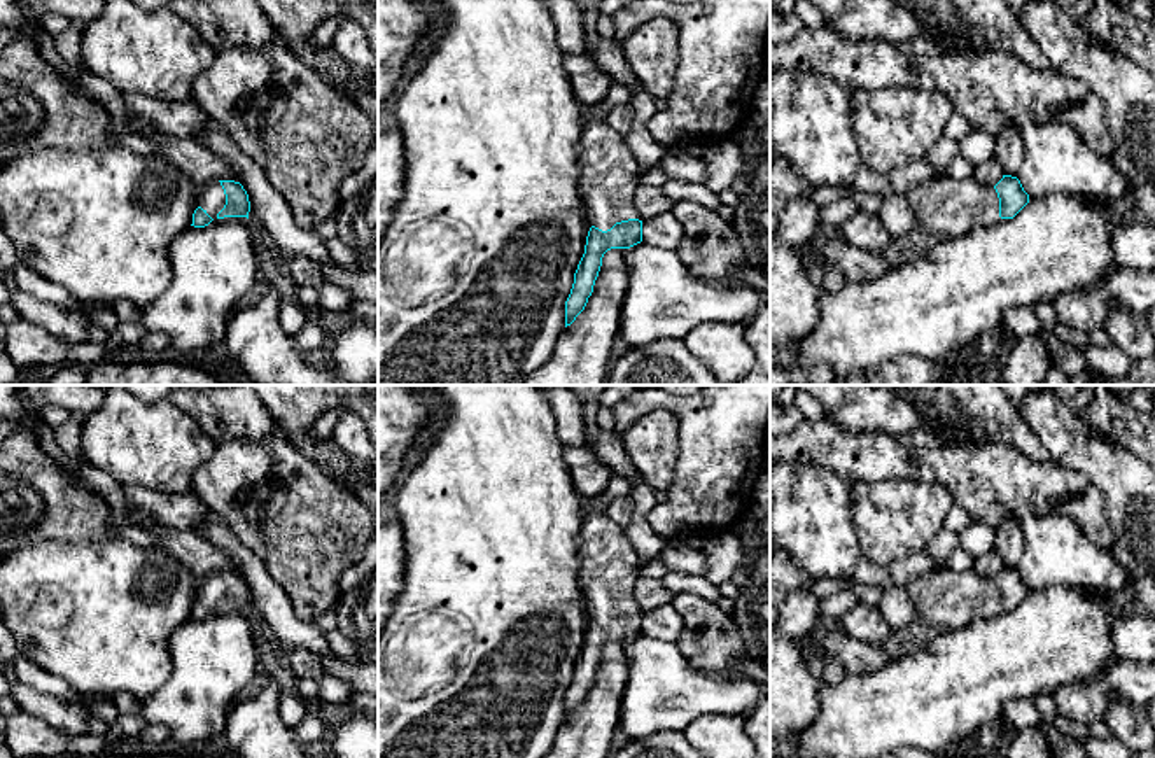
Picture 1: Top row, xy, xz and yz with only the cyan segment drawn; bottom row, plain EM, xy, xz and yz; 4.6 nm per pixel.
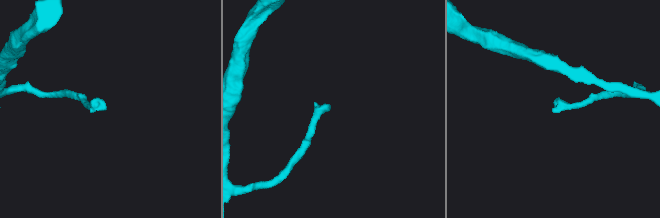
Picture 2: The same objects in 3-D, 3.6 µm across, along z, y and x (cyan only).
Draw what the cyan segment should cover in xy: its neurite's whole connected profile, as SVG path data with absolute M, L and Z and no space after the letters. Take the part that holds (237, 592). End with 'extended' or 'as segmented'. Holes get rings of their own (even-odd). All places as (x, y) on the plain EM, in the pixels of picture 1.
M205 572L198 576L198 597L191 616L194 620L205 620L214 611L248 611L250 604L247 583L234 572Z; extended

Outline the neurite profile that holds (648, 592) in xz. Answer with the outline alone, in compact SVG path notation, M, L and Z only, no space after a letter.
M639 576L634 586L634 599L639 613L651 611L662 604L670 604L674 595L676 593L665 586L665 579Z

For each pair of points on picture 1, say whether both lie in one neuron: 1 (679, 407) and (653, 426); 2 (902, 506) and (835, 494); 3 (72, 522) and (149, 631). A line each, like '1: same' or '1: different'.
1: different
2: different
3: different

